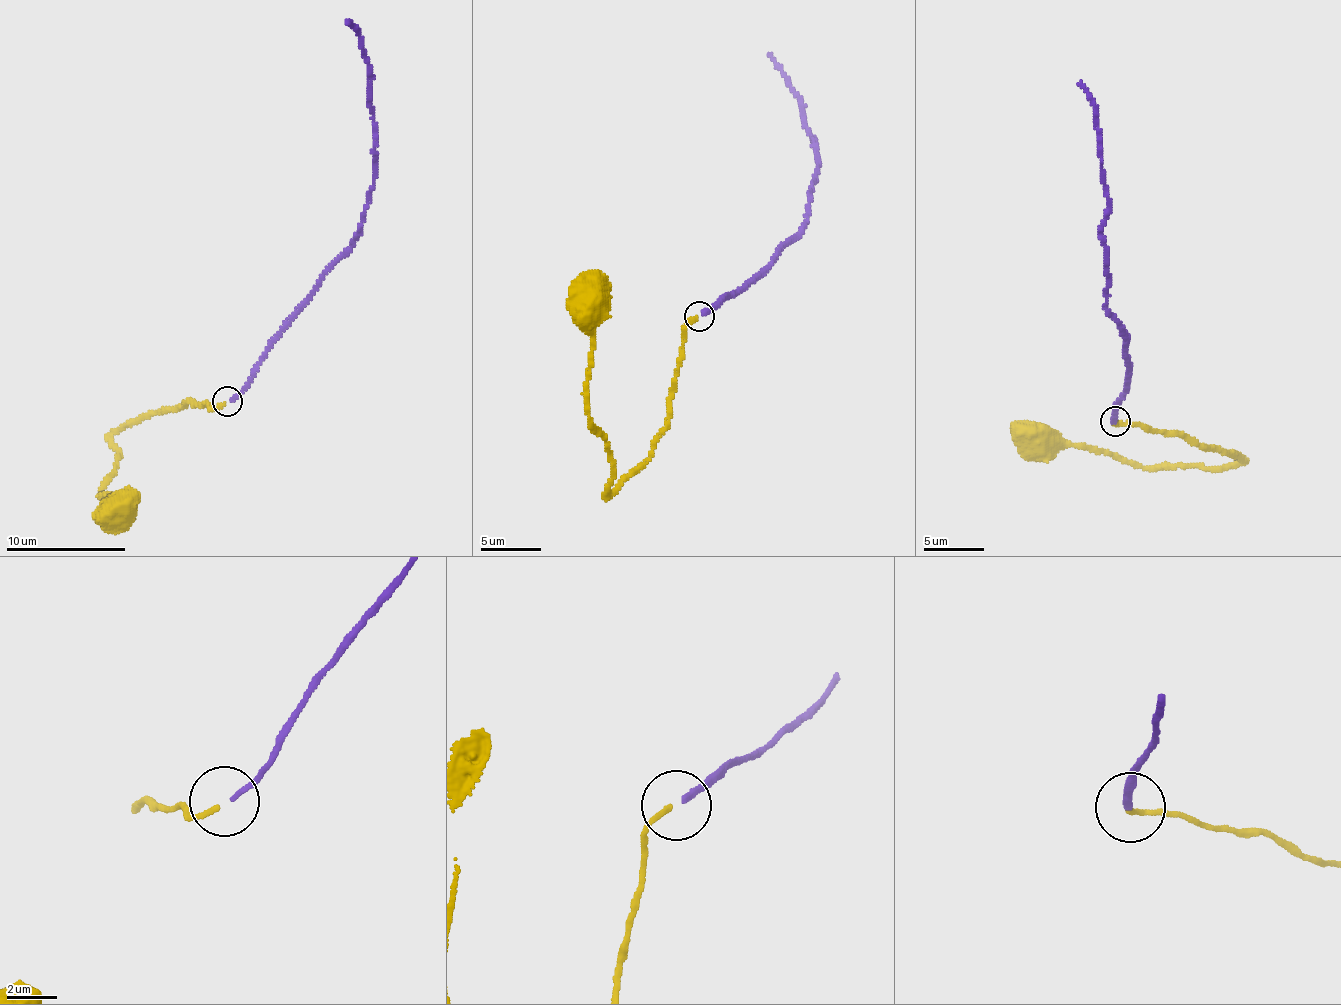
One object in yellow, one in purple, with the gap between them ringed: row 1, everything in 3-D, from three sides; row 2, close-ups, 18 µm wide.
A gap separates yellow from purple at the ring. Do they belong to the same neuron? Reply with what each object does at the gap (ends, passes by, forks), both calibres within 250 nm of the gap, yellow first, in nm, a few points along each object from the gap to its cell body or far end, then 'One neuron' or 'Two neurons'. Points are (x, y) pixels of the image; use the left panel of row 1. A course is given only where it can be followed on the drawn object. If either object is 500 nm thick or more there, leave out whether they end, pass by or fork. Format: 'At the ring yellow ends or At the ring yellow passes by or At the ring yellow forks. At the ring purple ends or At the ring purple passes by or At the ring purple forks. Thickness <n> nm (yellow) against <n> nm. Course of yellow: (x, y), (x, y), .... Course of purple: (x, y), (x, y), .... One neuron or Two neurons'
At the ring yellow ends. At the ring purple ends. Thickness 220 nm (yellow) against 200 nm. Course of yellow: (224, 402), (208, 408), (206, 400), (190, 398), (115, 433), (118, 467), (101, 498), (123, 508). Course of purple: (230, 399), (245, 385), (266, 347), (361, 230), (361, 213), (373, 185), (373, 107), (359, 29), (346, 20). One neuron

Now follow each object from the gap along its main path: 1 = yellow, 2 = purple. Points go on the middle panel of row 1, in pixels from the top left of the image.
1: (696, 316), (683, 333), (671, 413), (652, 450), (611, 492), (609, 443), (592, 424), (589, 408), (596, 301)
2: (702, 314), (716, 307), (797, 236), (811, 199), (809, 186), (818, 167), (812, 138), (785, 73), (768, 54)

